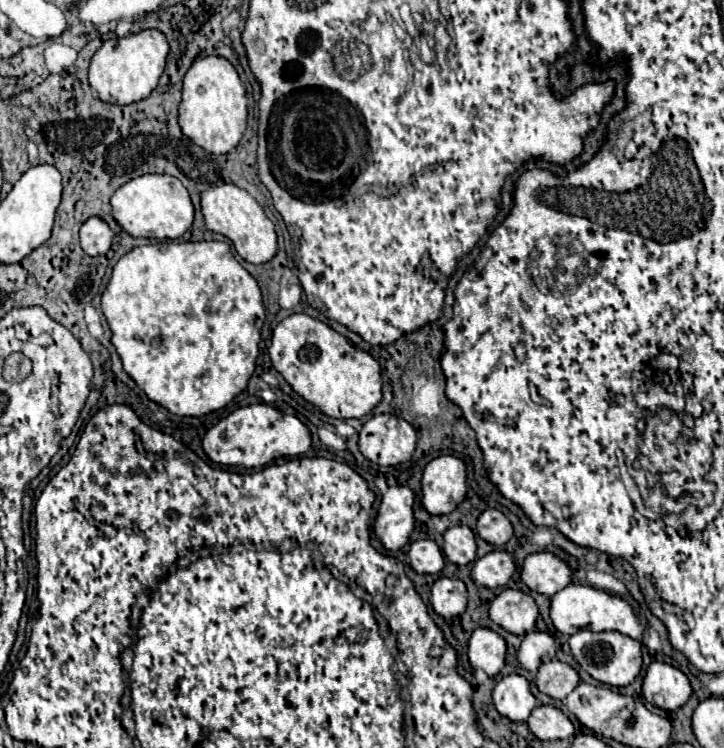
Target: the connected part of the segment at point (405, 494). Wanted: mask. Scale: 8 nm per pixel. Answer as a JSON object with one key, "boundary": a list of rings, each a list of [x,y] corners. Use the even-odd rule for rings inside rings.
{"boundary":[[[392,486],[382,494],[374,532],[386,550],[398,552],[404,544],[408,544],[410,532],[414,530],[412,504],[414,492],[408,486]]]}

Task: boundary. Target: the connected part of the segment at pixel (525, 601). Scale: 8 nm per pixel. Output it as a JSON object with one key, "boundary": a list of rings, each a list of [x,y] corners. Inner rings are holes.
{"boundary":[[[512,588],[502,590],[502,594],[498,594],[490,606],[490,620],[516,636],[522,636],[528,630],[532,630],[536,618],[538,618],[536,602],[520,590]]]}

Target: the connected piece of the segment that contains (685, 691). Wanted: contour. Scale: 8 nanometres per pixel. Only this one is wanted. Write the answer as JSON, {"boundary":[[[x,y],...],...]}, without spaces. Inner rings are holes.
{"boundary":[[[652,662],[648,666],[642,682],[642,696],[650,704],[674,712],[686,704],[690,694],[692,686],[678,668],[664,662]]]}

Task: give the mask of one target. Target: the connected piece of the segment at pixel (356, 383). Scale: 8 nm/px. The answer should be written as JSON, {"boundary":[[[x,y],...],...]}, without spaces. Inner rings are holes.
{"boundary":[[[292,314],[274,328],[268,354],[292,390],[326,416],[344,420],[362,418],[382,398],[380,364],[370,354],[352,346],[348,338],[306,314]]]}

